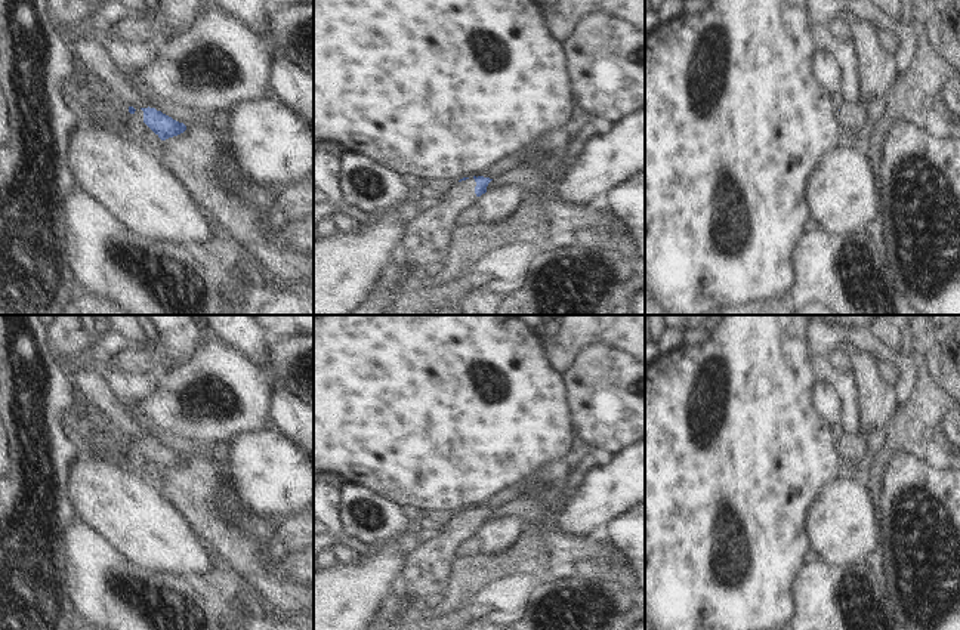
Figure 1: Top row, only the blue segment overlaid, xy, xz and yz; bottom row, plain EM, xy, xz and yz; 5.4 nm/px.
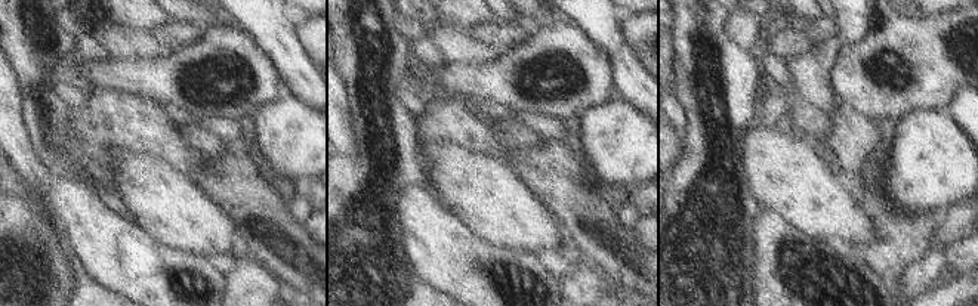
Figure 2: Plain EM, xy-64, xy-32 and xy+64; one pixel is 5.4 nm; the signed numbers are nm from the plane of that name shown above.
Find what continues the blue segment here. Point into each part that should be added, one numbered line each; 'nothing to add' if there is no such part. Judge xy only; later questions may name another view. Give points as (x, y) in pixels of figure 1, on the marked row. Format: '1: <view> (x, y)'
1: xy (150, 141)

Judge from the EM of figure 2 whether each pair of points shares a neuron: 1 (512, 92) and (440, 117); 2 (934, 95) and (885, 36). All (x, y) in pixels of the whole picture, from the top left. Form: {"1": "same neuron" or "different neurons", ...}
{"1": "different neurons", "2": "same neuron"}

